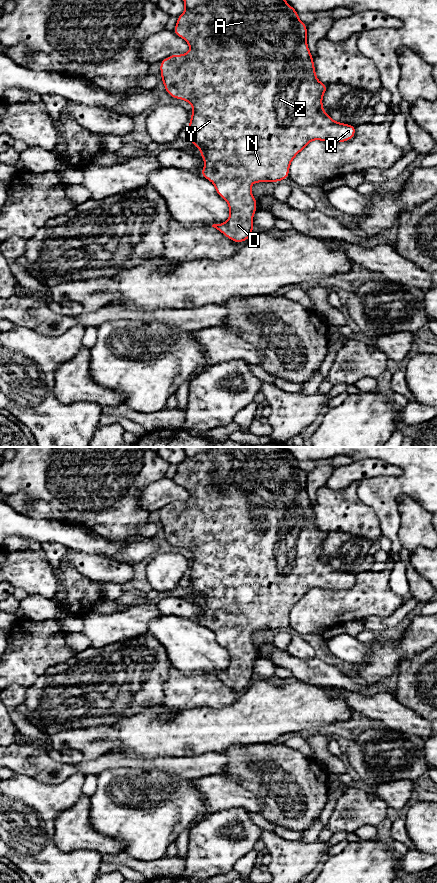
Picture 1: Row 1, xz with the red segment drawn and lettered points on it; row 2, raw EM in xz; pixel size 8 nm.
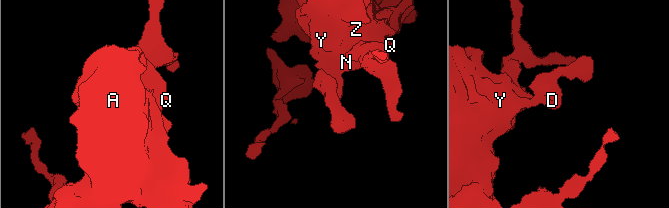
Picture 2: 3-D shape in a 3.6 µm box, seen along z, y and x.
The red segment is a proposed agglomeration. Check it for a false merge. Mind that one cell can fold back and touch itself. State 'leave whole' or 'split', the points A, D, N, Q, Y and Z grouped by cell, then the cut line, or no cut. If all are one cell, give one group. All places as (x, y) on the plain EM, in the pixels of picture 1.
leave whole; groups A D N Q Y Z; cut none

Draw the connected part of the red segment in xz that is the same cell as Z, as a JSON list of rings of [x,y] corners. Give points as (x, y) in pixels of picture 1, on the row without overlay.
[[[182,447],[185,459],[177,465],[177,472],[173,478],[176,484],[183,486],[190,494],[190,499],[183,503],[174,502],[160,510],[161,528],[167,541],[180,548],[189,550],[193,554],[192,565],[188,570],[190,576],[190,590],[201,599],[201,606],[205,614],[201,624],[215,633],[217,642],[229,653],[229,667],[220,672],[213,672],[224,684],[235,691],[247,689],[253,681],[253,664],[257,658],[257,647],[252,643],[251,632],[259,630],[279,630],[289,626],[289,615],[295,604],[301,600],[312,588],[324,590],[345,590],[351,588],[356,576],[334,569],[324,560],[322,545],[328,533],[321,531],[316,525],[313,504],[307,493],[307,473],[298,467],[299,461],[284,447]]]

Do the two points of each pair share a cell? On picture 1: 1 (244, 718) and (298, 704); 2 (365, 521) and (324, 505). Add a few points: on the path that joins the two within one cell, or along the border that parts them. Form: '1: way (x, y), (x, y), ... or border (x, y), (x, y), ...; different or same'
1: way (257, 717), (266, 710), (285, 708); same
2: way (355, 518), (334, 514); same

